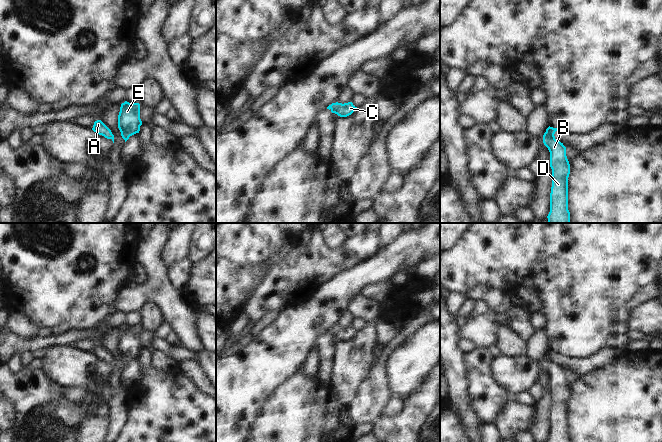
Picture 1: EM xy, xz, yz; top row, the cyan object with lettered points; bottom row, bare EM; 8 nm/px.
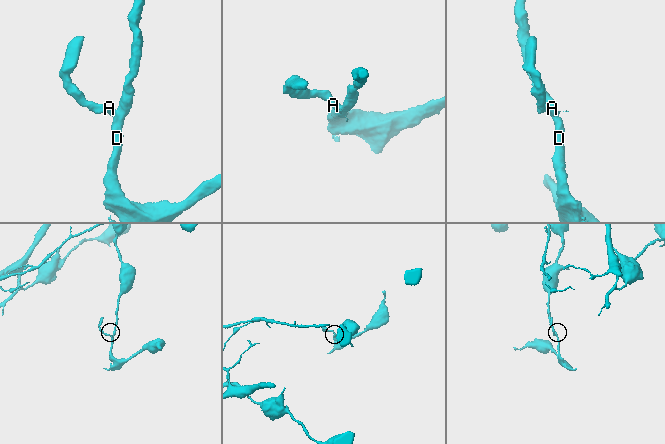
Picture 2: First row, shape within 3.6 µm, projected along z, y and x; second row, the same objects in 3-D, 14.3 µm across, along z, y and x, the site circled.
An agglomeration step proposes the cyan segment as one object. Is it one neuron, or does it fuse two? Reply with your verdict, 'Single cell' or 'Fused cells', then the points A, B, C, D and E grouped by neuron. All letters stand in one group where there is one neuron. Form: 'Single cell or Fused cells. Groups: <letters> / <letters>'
Fused cells. Groups: A / B C D E

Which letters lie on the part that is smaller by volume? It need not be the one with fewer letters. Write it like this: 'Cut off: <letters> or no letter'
Cut off: A

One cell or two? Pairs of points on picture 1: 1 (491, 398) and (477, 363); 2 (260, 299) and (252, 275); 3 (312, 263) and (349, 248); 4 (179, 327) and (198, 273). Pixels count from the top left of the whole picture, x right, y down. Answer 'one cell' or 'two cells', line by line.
1: one cell
2: two cells
3: one cell
4: two cells

